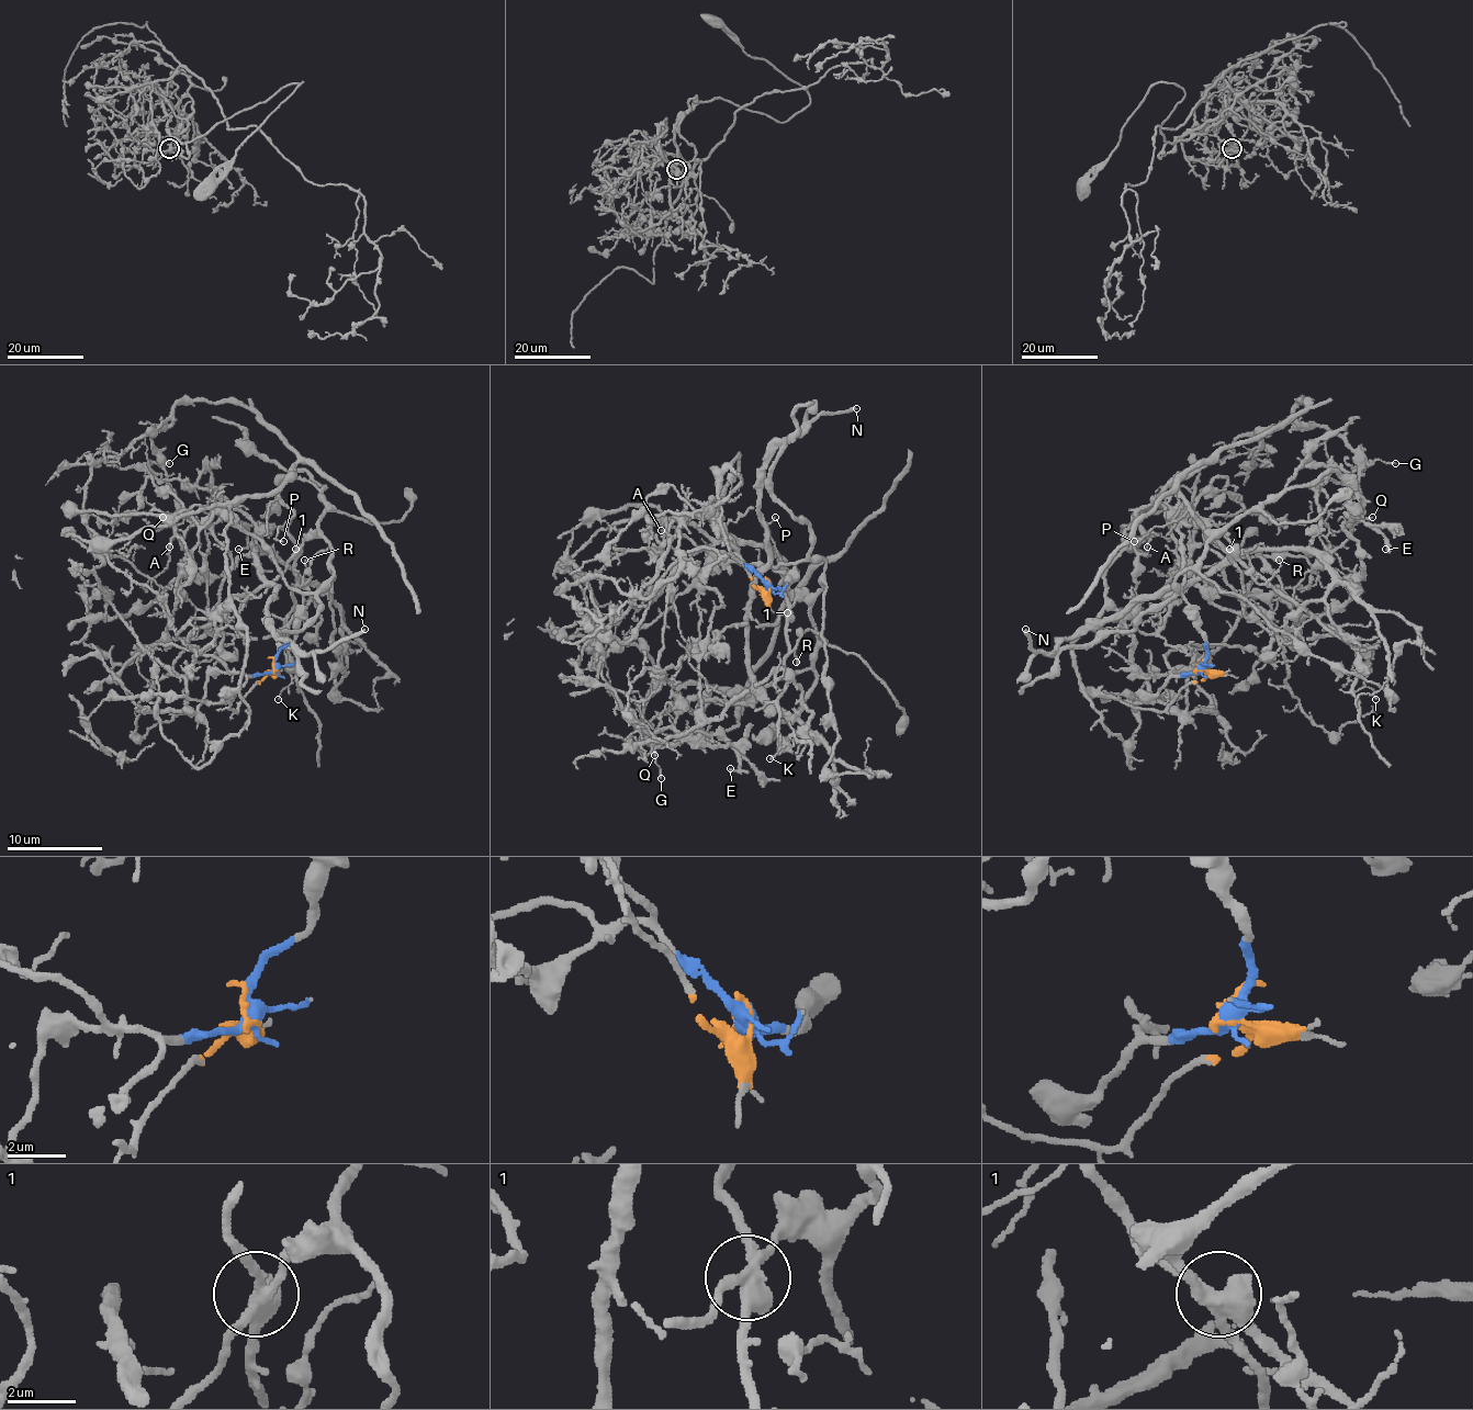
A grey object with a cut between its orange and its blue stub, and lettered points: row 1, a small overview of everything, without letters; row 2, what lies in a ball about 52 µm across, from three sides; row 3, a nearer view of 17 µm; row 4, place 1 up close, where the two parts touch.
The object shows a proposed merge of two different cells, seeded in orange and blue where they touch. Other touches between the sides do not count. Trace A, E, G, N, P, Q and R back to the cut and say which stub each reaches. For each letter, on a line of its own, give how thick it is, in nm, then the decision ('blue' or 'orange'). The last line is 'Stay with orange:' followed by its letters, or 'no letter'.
A: 160 nm thick; orange
E: 150 nm thick; orange
G: 130 nm thick; orange
N: 260 nm thick; blue
P: 120 nm thick; orange
Q: 160 nm thick; orange
R: 110 nm thick; orange
Stay with orange: A, E, G, P, Q, R

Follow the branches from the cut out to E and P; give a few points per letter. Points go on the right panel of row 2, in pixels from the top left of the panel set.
E: (1200, 667), (1143, 710), (1094, 696), (1072, 643), (1128, 526), (1224, 448), (1301, 401), (1385, 549)
P: (1200, 667), (1161, 710), (1080, 681), (1072, 643), (1104, 605), (1106, 566), (1171, 486), (1185, 510), (1133, 542)

